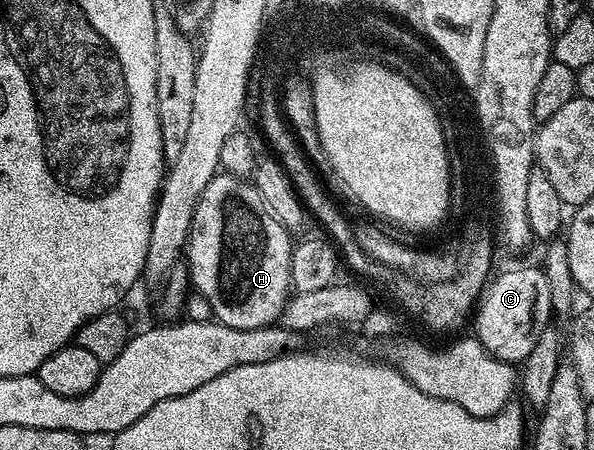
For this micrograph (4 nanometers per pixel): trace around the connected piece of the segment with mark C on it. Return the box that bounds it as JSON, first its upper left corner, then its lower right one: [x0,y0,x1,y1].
[472,266,552,364]

